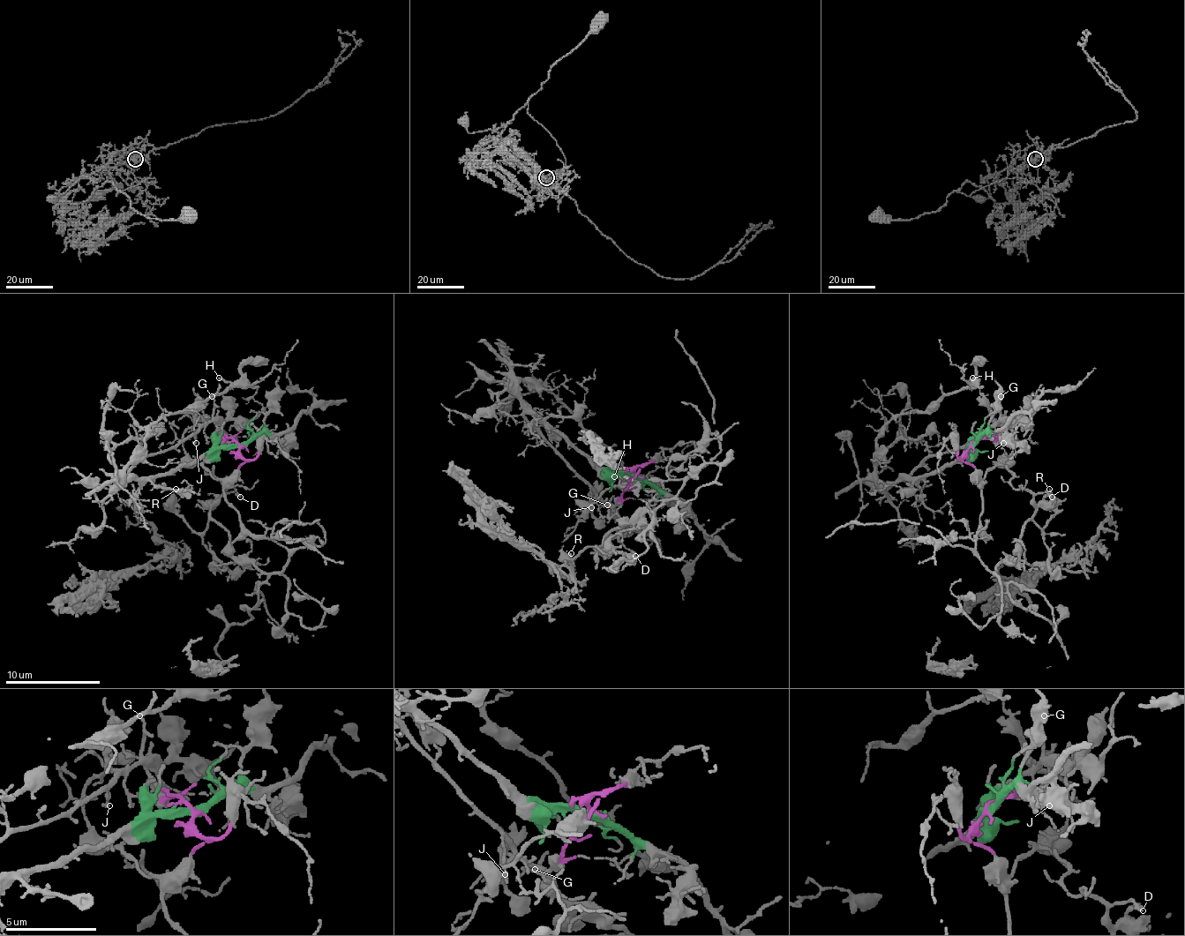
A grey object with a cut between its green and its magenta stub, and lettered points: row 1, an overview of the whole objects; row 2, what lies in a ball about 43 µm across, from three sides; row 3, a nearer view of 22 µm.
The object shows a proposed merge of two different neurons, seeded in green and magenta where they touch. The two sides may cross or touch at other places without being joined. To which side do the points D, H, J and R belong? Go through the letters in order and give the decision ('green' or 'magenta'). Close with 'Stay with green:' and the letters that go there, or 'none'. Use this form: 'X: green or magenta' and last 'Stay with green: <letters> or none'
D: magenta
H: green
J: green
R: magenta
Stay with green: H, J

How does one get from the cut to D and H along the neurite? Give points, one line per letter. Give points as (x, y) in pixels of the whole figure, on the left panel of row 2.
D: (242, 445), (239, 457), (244, 462), (225, 479), (215, 479), (201, 464), (228, 488), (222, 493), (239, 497)
H: (242, 445), (213, 445), (190, 464), (123, 479), (161, 417), (190, 412), (222, 391), (229, 384), (218, 377)

